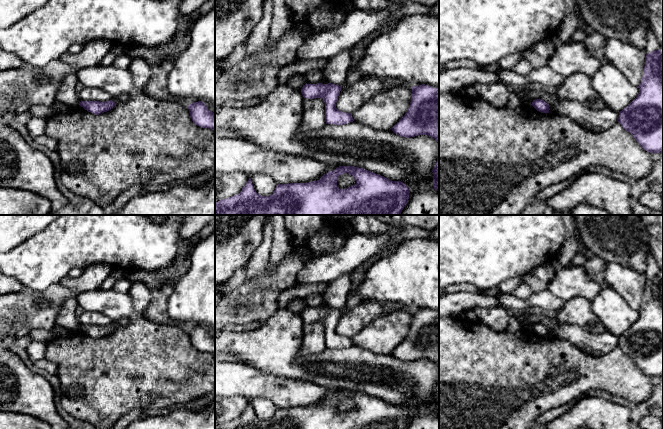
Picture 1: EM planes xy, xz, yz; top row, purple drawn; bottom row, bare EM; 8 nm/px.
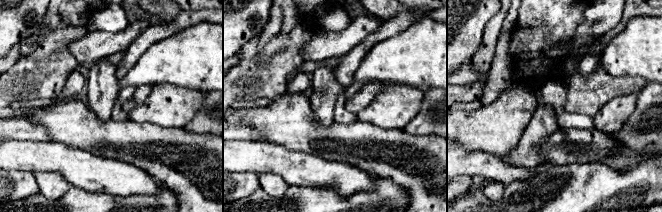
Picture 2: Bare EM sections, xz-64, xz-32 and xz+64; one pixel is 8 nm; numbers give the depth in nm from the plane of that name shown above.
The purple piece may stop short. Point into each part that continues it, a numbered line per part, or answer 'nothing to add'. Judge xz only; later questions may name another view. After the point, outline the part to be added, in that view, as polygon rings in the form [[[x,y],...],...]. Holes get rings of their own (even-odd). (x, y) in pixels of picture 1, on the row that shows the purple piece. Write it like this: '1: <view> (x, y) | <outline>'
nothing to add

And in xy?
nothing to add

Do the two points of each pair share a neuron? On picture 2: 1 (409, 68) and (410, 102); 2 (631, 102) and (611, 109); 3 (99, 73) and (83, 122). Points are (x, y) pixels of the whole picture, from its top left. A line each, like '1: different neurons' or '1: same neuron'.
1: different neurons
2: same neuron
3: different neurons

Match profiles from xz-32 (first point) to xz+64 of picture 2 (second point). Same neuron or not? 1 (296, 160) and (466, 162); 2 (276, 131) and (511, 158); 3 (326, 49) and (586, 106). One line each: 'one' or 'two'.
1: one
2: two
3: two

